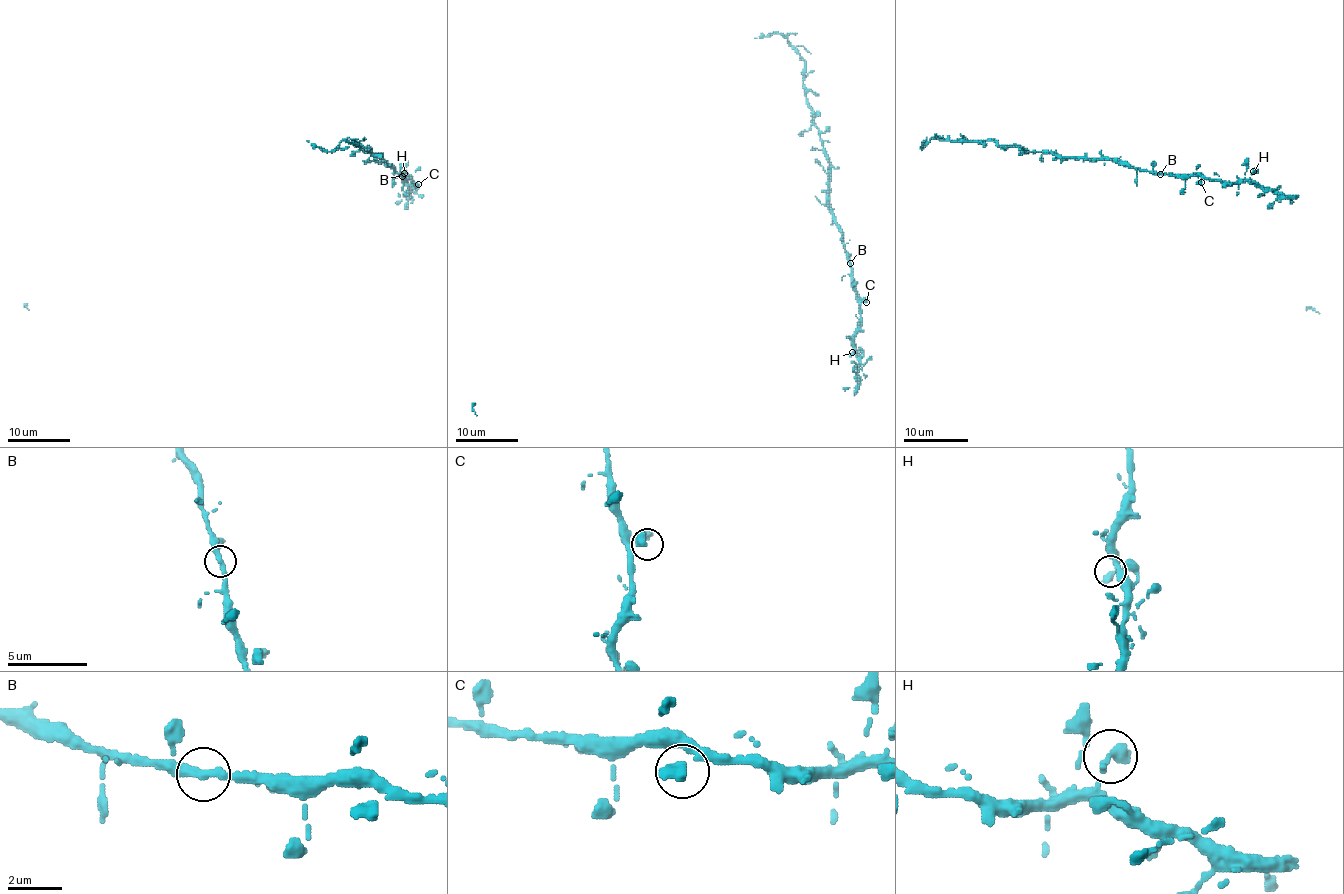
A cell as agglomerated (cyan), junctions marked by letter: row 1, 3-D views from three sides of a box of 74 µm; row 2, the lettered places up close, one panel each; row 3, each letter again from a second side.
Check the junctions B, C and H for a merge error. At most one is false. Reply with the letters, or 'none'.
none

